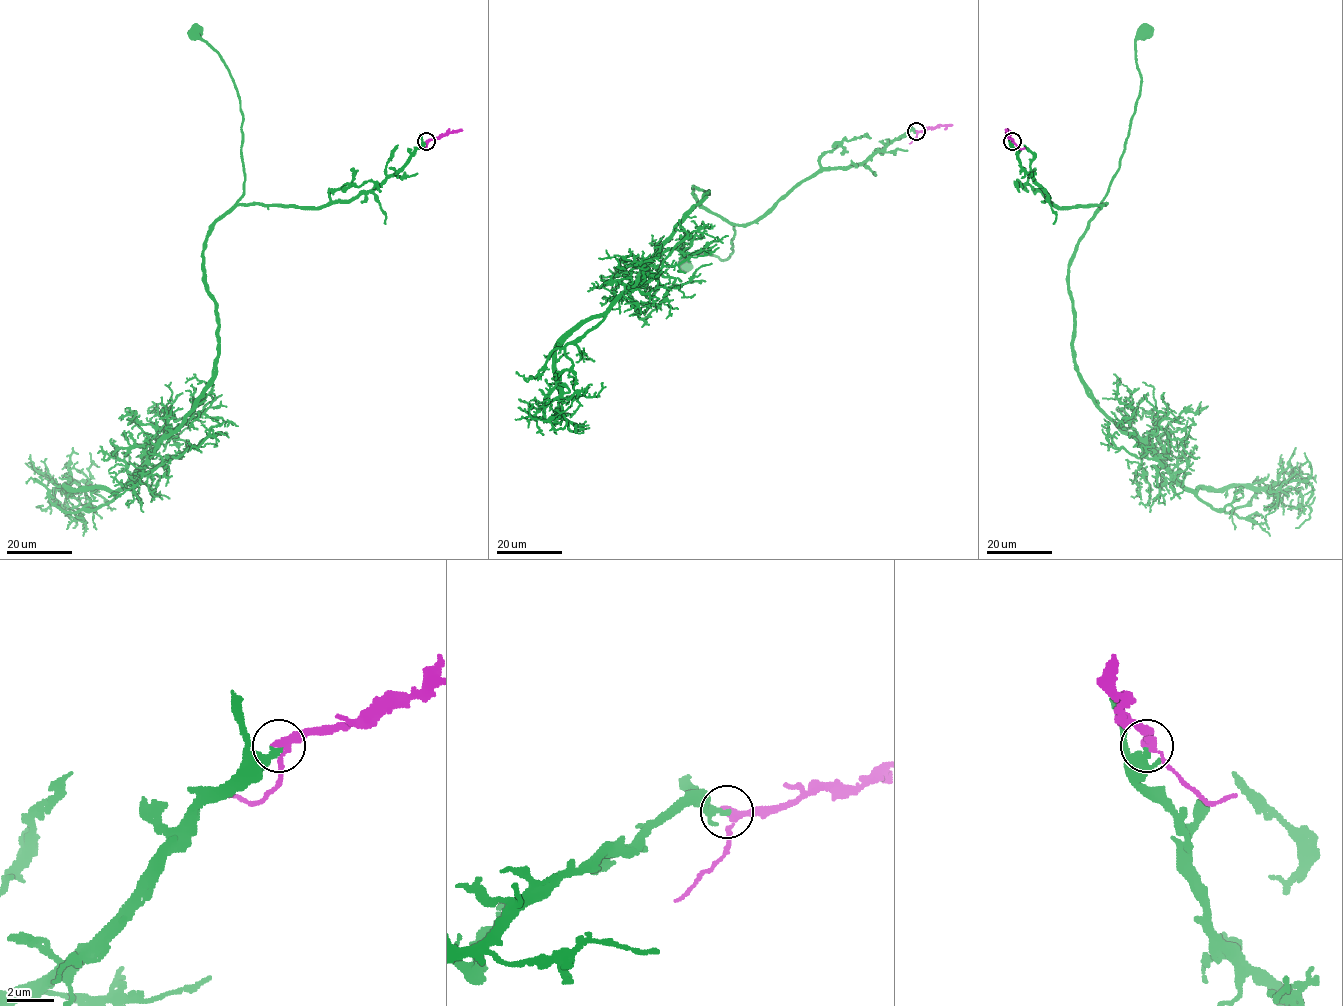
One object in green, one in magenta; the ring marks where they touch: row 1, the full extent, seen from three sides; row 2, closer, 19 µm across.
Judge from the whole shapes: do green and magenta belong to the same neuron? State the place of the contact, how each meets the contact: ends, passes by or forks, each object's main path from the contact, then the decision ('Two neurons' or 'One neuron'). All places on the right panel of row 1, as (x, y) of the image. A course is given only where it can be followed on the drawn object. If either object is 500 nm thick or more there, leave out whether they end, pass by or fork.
Place: (1012, 141). At the ring green ends. At the ring magenta passes by. Course of green: (1012, 141), (1021, 166), (1056, 207), (1105, 204), (1101, 201), (1119, 167), (1139, 94), (1135, 40), (1144, 31). Course of magenta: (1012, 141), (1005, 129). One neuron

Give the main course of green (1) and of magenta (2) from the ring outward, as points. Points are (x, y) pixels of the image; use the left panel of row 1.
1: (427, 141), (392, 176), (347, 200), (315, 208), (238, 204), (245, 171), (240, 98), (222, 58), (194, 31)
2: (427, 141), (462, 129)

